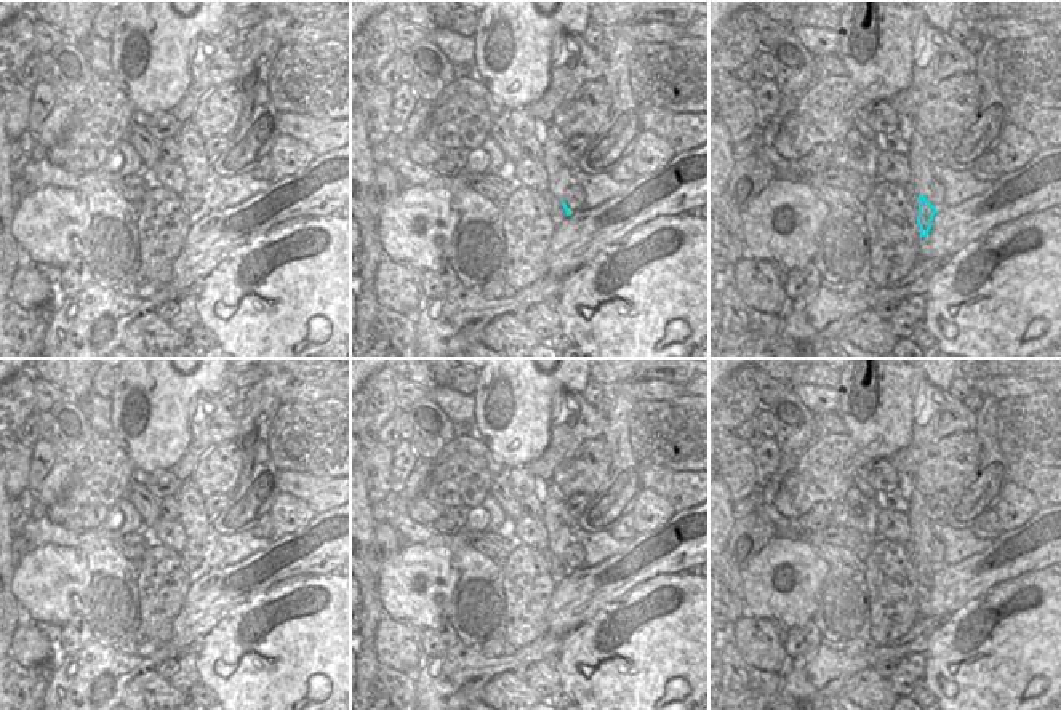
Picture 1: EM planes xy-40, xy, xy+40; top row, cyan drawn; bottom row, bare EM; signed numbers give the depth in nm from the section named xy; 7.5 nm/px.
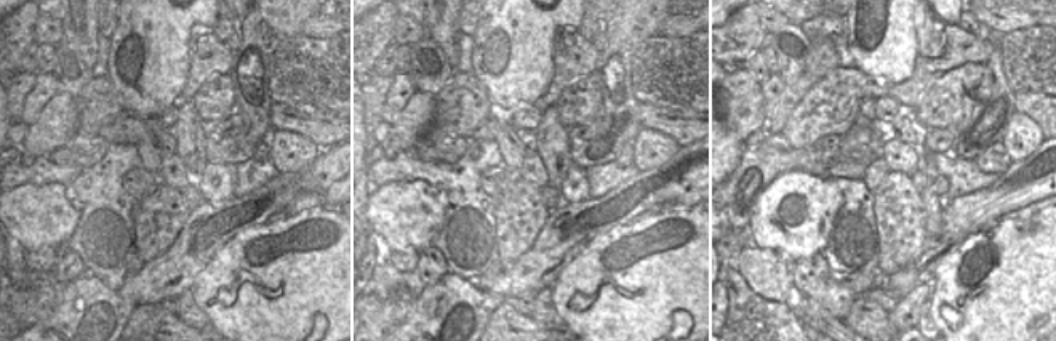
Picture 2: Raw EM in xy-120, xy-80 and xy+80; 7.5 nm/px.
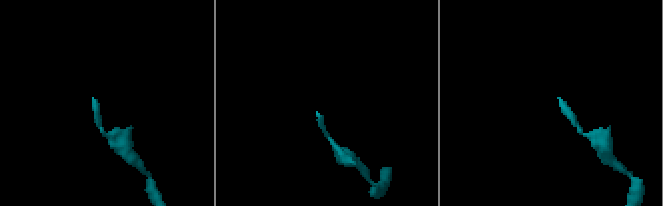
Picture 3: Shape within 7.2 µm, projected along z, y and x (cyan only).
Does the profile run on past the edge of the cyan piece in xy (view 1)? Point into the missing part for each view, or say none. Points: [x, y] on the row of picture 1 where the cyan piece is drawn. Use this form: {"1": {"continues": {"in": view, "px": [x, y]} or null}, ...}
{"1": {"continues": null}}

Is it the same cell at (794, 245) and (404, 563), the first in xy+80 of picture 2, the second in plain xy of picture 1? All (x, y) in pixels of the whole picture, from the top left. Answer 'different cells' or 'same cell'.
same cell

